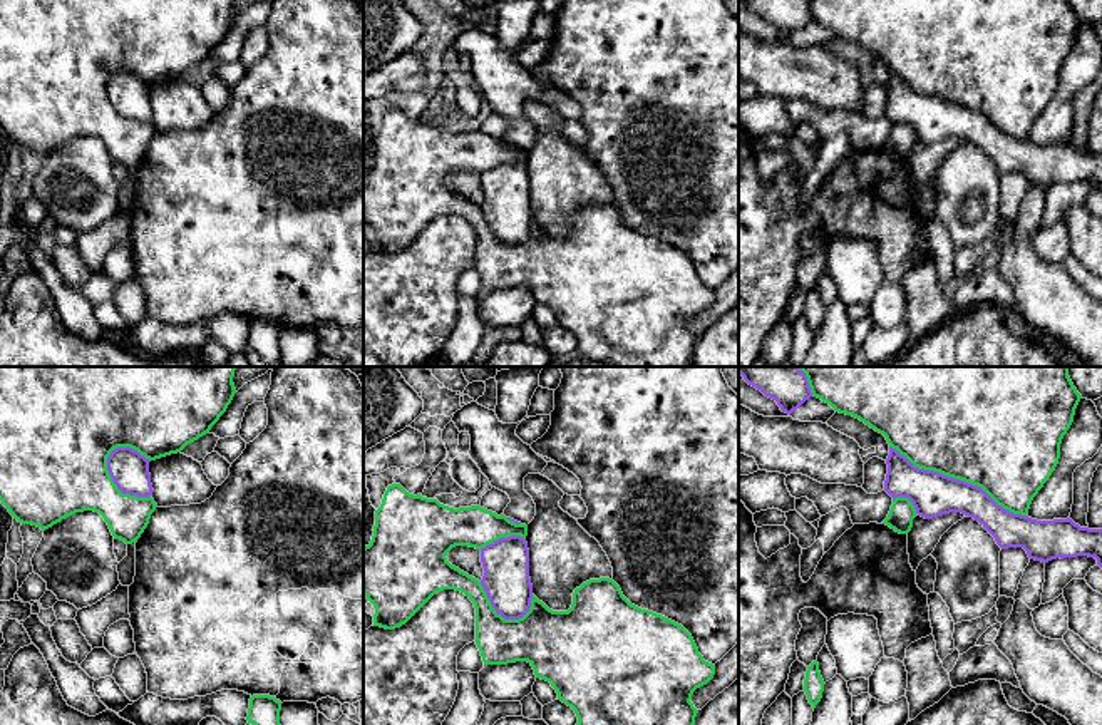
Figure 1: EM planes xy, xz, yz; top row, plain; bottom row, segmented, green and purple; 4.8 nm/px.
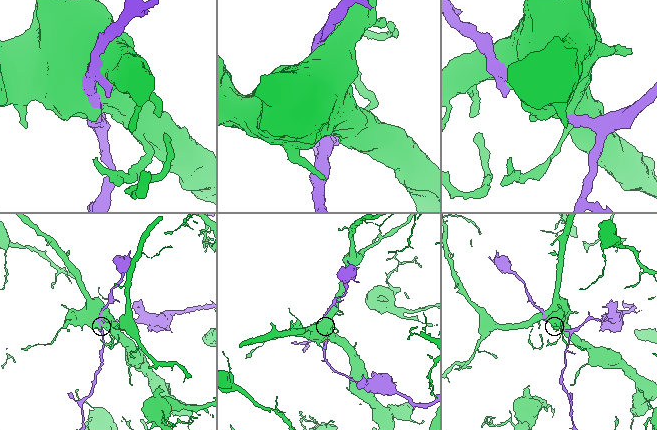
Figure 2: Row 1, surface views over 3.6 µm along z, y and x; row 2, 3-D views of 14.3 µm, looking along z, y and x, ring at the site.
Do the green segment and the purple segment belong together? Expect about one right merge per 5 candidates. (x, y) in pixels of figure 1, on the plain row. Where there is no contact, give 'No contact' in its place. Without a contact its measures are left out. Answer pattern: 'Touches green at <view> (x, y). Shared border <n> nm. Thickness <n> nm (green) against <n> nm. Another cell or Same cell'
Touches green at yz (958, 104). Shared border 750 nm. Thickness 500 nm (green) against 220 nm. Another cell

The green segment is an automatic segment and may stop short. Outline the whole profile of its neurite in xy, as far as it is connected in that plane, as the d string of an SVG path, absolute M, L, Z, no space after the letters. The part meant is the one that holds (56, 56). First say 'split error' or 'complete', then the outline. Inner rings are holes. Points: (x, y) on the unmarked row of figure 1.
complete; M0 0L0 126L8 137L22 149L32 149L42 156L52 152L62 144L84 136L99 137L107 147L114 164L126 169L137 167L149 149L151 139L157 129L152 122L137 122L122 119L107 95L107 82L117 72L131 72L149 85L156 85L181 77L188 69L209 59L231 28L236 13L234 0Z

